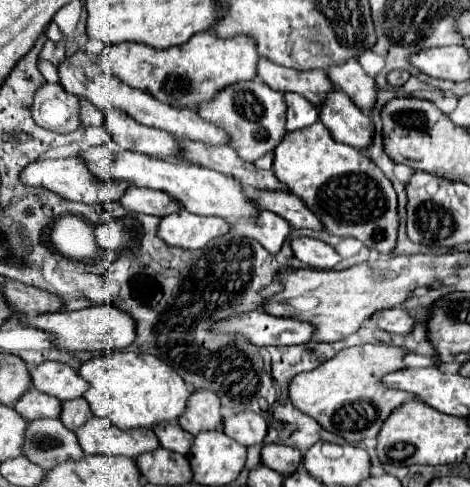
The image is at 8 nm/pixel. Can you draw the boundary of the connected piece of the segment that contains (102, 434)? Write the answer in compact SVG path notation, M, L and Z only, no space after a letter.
M97 416L77 428L75 434L87 454L111 454L135 460L161 446L155 432L145 432L145 428L141 428L141 432L121 432L113 422Z

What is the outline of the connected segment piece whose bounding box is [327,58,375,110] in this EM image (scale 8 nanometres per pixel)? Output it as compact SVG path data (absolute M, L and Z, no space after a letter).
M351 58L343 64L327 68L327 76L335 88L341 88L349 98L361 108L367 110L375 104L375 80L361 68L361 64Z

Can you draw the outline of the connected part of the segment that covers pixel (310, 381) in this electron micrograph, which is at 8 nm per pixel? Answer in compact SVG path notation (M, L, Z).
M363 344L345 348L315 370L297 374L289 382L289 398L295 408L317 420L321 428L343 436L351 444L365 438L375 438L385 416L389 416L389 412L405 400L413 400L413 396L405 392L381 386L383 374L403 368L403 356L405 350L395 346Z

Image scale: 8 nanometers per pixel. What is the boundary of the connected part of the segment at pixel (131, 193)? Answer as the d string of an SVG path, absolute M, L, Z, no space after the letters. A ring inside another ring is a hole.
M133 186L123 192L123 196L119 198L119 204L127 212L151 214L159 218L181 208L171 196L165 196L165 192L153 192L149 188L133 188Z

